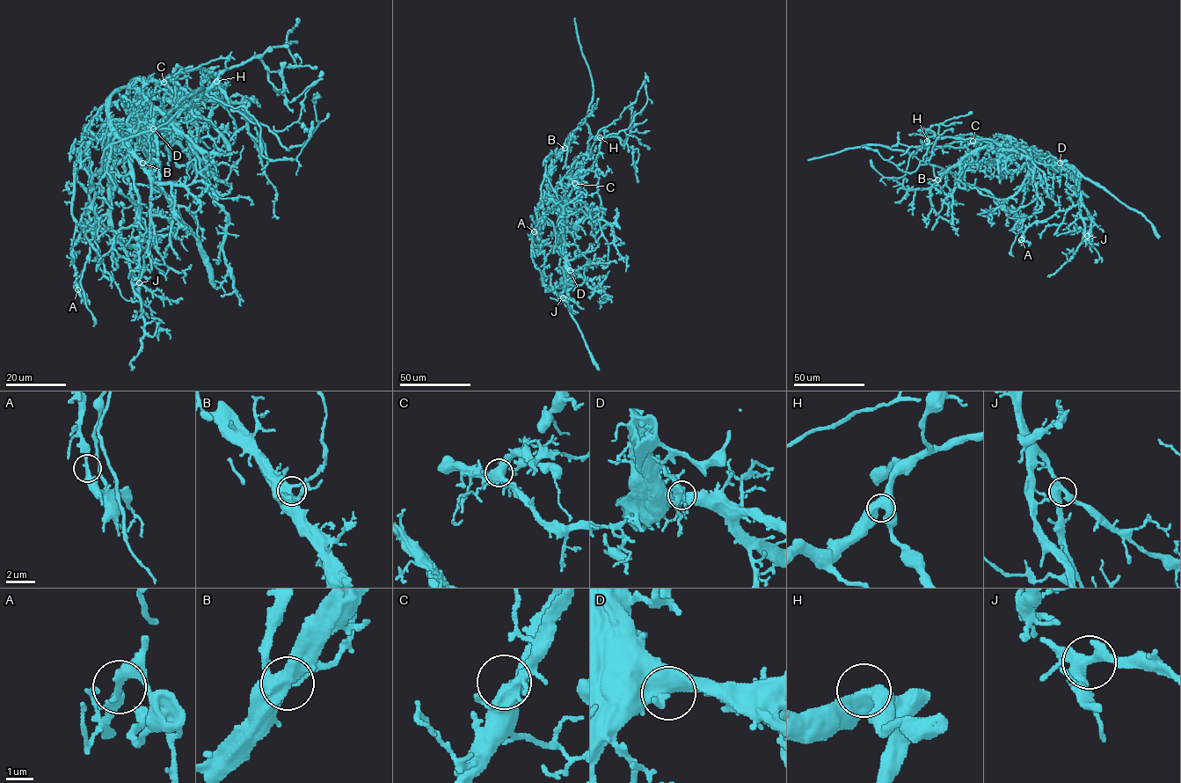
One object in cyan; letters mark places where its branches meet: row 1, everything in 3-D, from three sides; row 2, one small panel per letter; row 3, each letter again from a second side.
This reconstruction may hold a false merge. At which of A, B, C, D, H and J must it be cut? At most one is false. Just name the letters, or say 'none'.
A

